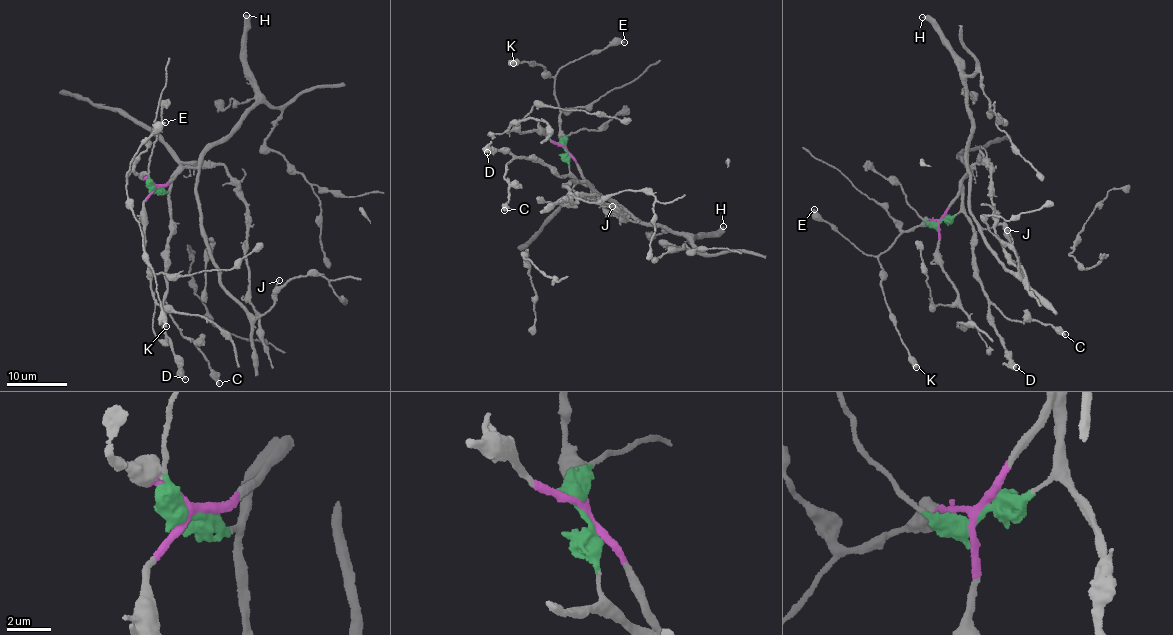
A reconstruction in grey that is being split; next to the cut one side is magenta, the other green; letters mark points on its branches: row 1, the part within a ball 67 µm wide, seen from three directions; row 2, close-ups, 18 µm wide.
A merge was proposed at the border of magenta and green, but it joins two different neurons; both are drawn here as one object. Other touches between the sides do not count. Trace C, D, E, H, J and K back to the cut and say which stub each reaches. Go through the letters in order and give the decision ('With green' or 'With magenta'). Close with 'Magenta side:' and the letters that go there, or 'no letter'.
C: With green
D: With green
E: With magenta
H: With magenta
J: With magenta
K: With magenta
Magenta side: E, H, J, K

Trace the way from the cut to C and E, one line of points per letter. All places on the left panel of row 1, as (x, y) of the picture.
C: (157, 187), (163, 193), (169, 193), (166, 302), (176, 325), (203, 352), (213, 378), (219, 383)
E: (157, 187), (132, 170), (125, 177), (139, 146), (155, 129), (162, 128), (165, 122)

